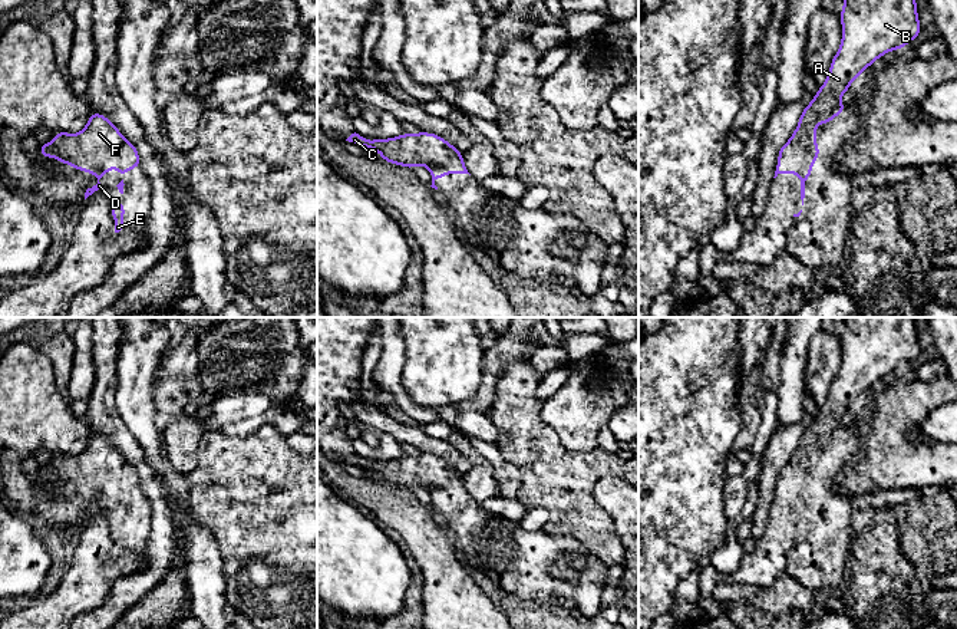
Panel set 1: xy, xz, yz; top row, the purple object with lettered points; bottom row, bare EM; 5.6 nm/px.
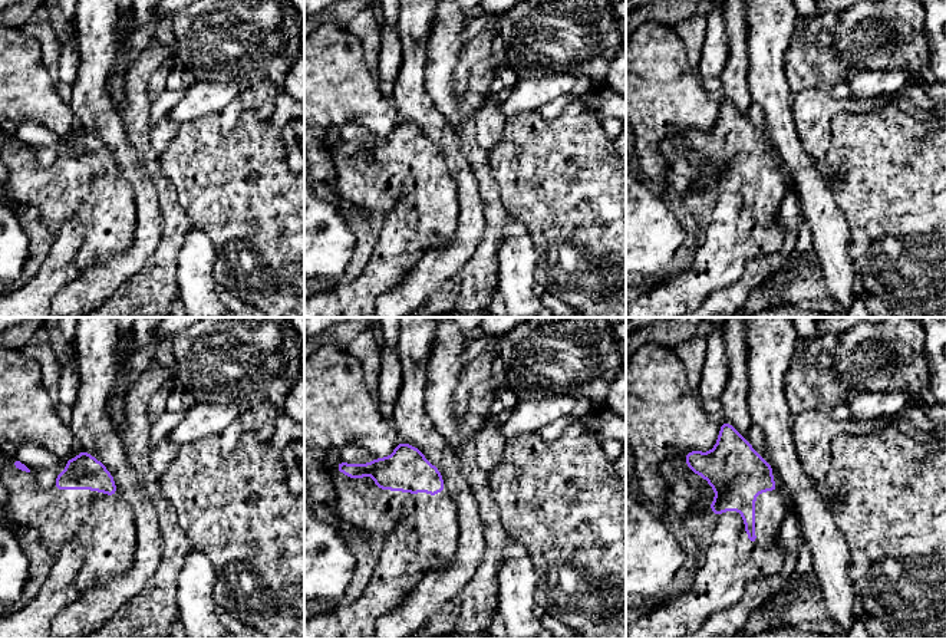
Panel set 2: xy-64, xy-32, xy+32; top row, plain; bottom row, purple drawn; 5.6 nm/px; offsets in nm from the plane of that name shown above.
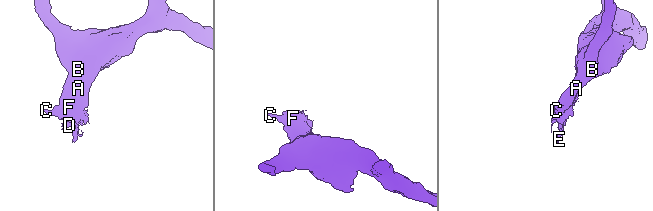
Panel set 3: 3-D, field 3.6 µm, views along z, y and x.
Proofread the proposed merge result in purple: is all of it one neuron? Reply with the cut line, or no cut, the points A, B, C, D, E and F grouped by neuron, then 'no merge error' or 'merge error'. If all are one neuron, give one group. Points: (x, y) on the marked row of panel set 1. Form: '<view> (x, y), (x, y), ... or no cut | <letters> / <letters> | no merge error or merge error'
no cut | A B C D E F | no merge error

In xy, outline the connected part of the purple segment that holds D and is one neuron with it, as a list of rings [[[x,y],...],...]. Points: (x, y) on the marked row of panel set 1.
[[[92,112],[79,134],[56,132],[55,139],[42,144],[39,152],[96,175],[98,182],[86,190],[85,200],[93,192],[102,191],[105,184],[99,180],[109,169],[116,168],[123,178],[125,172],[133,167],[141,168],[135,145],[126,141],[108,118],[96,112]]]

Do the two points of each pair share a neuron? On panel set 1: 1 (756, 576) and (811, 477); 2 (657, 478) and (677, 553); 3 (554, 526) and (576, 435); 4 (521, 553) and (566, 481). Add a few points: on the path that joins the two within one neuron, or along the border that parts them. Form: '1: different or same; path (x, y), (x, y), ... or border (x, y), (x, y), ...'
1: same; path (771, 552), (784, 530), (789, 501)
2: same; path (672, 497), (676, 507), (676, 534)
3: different; border (548, 427), (567, 448), (590, 451), (597, 447)
4: different; border (541, 529), (553, 534), (574, 537)

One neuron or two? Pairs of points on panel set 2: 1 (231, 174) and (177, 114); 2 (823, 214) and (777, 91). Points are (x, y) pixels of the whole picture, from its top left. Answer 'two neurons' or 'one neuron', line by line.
1: two neurons
2: one neuron

